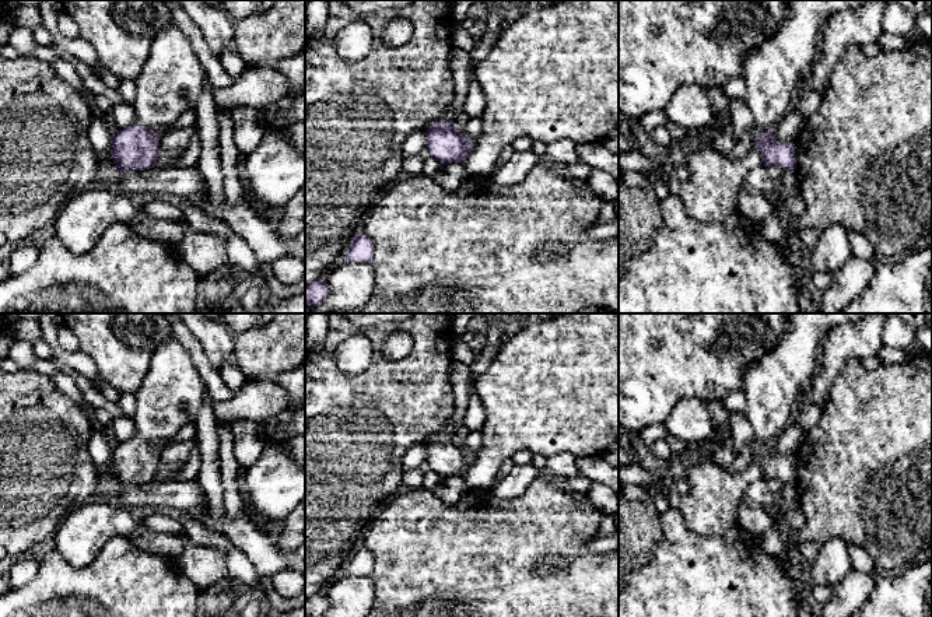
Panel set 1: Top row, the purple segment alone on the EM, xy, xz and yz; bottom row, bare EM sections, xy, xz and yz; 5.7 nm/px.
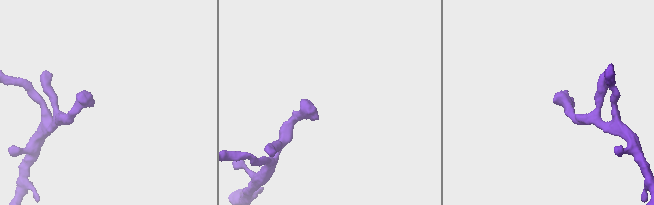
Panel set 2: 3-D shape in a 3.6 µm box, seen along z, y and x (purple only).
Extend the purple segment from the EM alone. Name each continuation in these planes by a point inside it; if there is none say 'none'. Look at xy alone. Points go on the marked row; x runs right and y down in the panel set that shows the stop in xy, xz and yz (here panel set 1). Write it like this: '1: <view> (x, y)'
1: xy (172, 79)

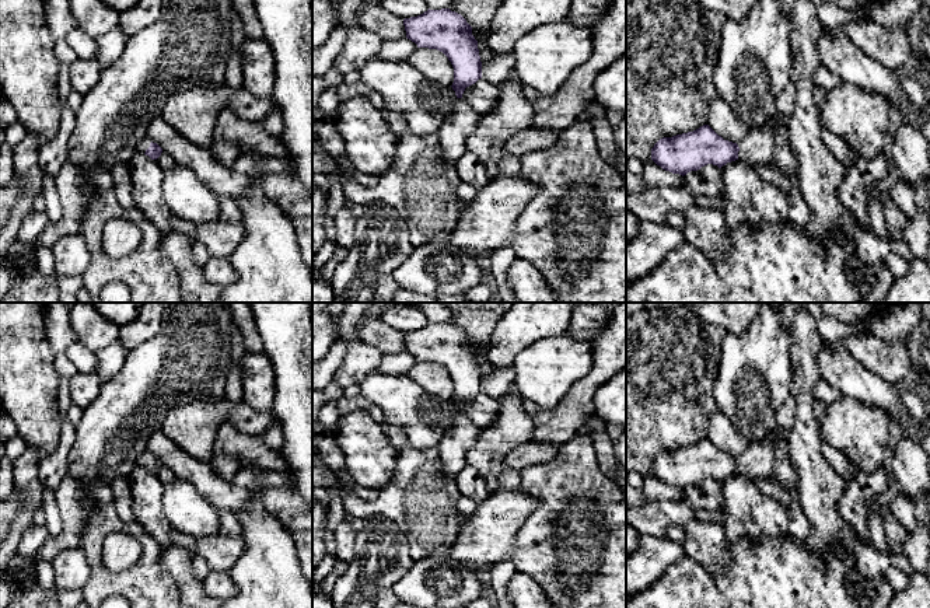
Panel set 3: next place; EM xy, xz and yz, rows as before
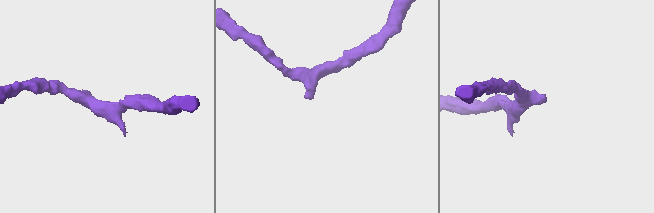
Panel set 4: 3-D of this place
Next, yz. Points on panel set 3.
1: yz (757, 147)

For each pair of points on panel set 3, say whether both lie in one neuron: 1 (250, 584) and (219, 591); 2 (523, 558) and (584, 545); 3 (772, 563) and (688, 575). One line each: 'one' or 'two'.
1: two
2: one
3: one

